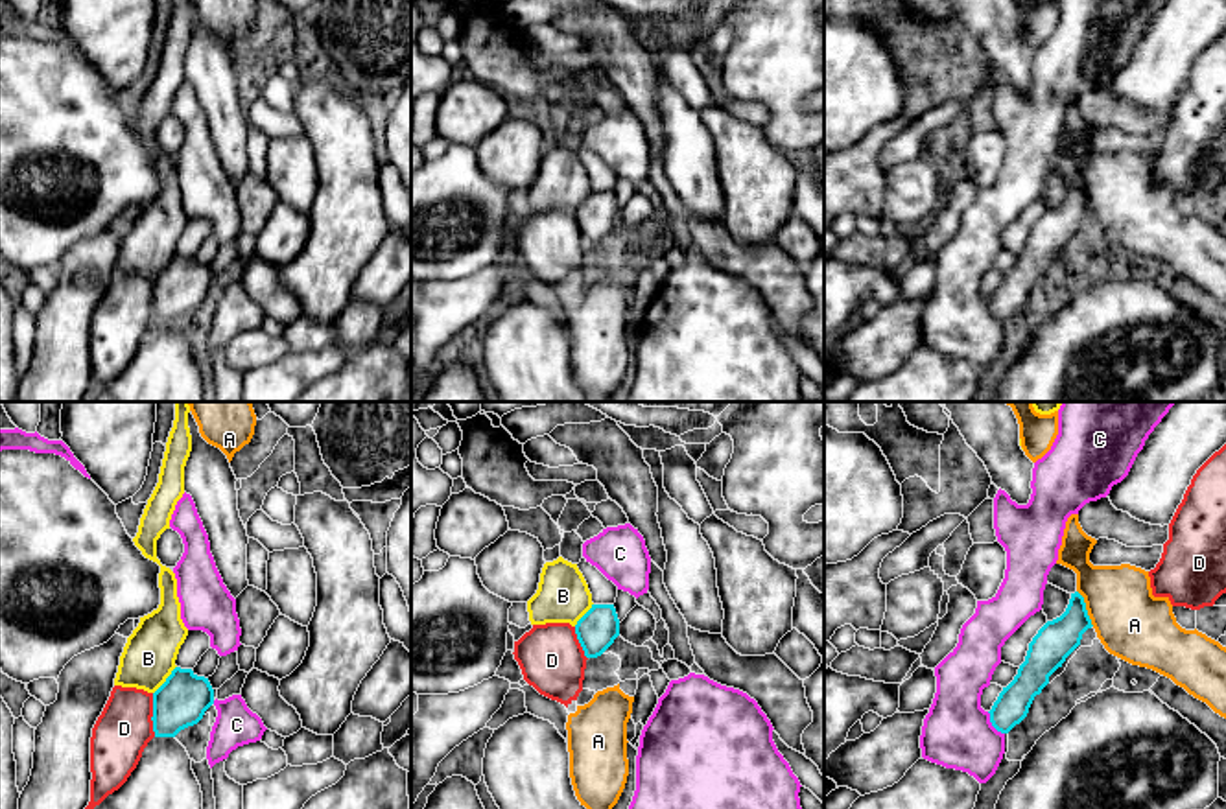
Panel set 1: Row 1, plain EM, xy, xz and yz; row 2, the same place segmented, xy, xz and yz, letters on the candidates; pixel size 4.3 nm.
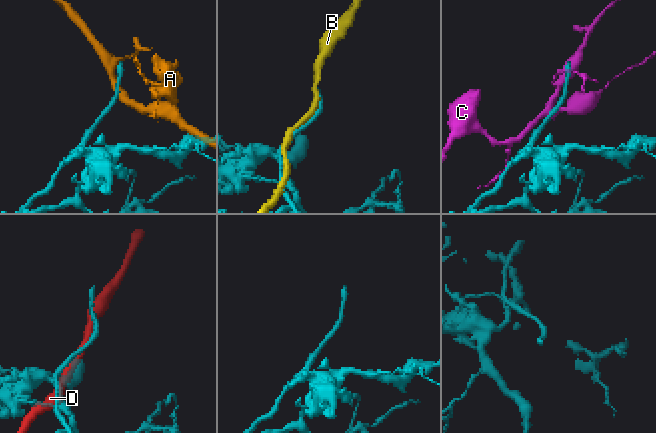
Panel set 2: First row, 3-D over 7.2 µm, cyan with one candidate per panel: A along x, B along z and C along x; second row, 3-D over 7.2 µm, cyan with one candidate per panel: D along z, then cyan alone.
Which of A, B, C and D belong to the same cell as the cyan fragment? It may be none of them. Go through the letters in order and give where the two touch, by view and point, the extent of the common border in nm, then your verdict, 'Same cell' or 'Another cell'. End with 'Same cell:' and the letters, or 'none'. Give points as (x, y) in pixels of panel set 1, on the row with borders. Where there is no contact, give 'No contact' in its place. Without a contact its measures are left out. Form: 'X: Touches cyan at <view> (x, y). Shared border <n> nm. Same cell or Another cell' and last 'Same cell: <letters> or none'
A: Touches cyan at yz (1084, 609). Shared border 180 nm. Another cell
B: Touches cyan at xy (166, 680). Shared border 160 nm. Same cell
C: Touches cyan at yz (992, 725). Shared border 130 nm. Another cell
D: Touches cyan at xy (153, 715). Shared border 190 nm. Another cell
Same cell: B

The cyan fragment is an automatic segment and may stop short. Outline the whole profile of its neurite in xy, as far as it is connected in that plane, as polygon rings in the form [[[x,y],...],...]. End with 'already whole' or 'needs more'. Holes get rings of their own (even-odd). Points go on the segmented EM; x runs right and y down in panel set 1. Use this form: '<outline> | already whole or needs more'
[[[175,402],[175,420],[170,431],[159,474],[159,483],[147,499],[133,538],[142,555],[160,566],[160,604],[140,617],[120,656],[114,686],[136,687],[153,695],[155,737],[175,737],[197,724],[214,704],[214,689],[205,676],[175,665],[188,628],[181,619],[175,573],[157,558],[157,540],[170,529],[177,501],[184,494],[184,466],[192,451],[188,402]]] | needs more

